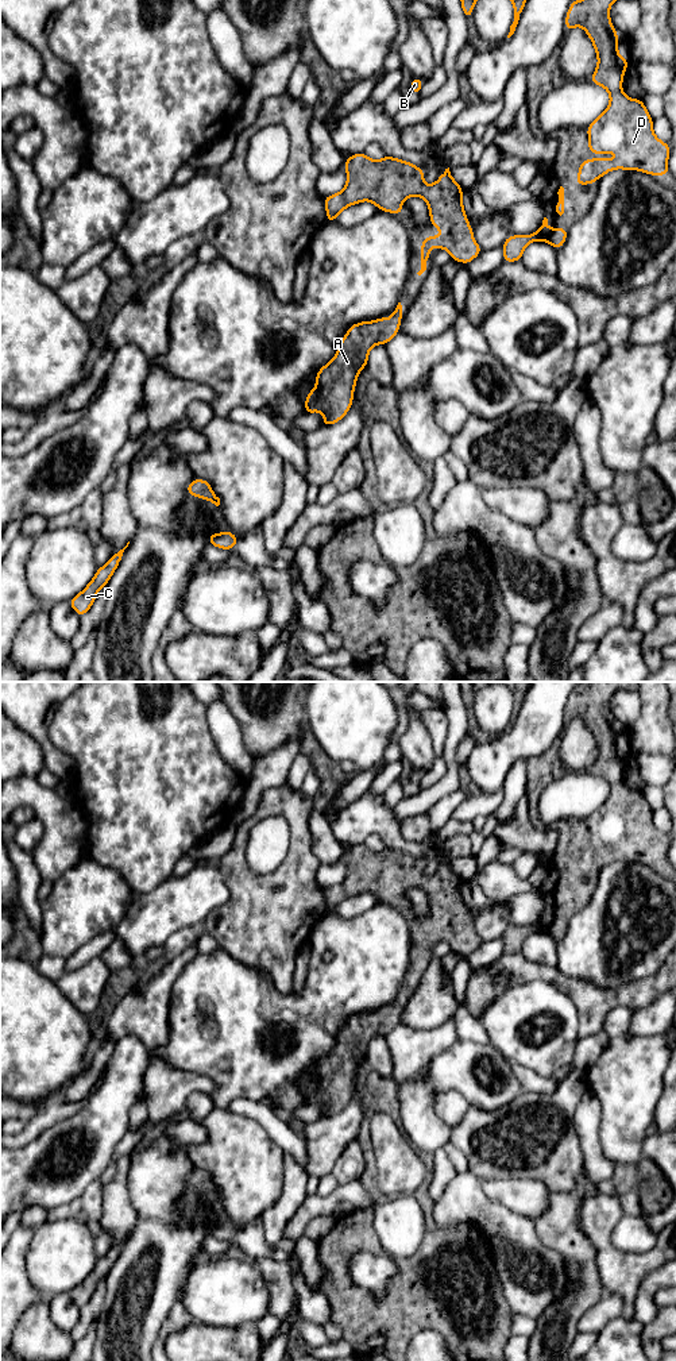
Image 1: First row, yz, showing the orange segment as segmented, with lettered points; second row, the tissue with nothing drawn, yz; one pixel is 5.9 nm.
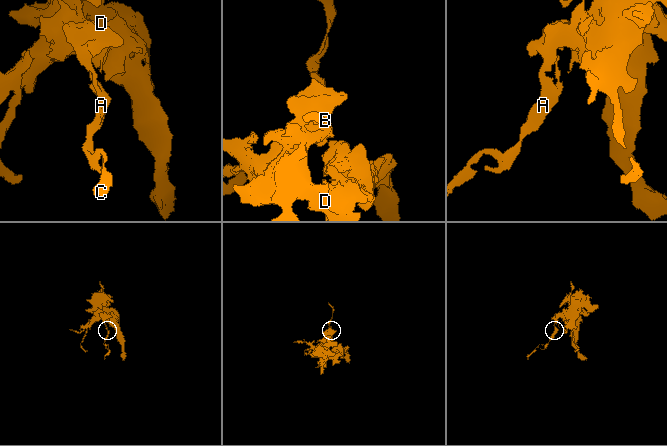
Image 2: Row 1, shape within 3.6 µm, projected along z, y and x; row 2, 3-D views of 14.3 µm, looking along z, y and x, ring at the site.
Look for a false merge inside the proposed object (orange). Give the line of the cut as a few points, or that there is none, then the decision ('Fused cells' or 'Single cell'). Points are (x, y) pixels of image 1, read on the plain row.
No split. Single cell

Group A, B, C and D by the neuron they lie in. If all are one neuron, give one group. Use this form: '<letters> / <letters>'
A B C D

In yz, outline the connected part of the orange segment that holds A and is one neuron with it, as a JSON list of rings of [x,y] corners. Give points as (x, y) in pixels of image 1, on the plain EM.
[[[402,996],[393,1009],[352,1015],[341,1030],[336,1046],[316,1065],[316,1079],[305,1090],[305,1104],[322,1103],[322,1118],[340,1113],[352,1099],[356,1071],[367,1059],[368,1044],[376,1036],[386,1037],[398,1023]]]

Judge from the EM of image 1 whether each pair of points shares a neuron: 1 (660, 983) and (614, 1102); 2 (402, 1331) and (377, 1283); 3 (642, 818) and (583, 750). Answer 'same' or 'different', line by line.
1: different
2: different
3: different

